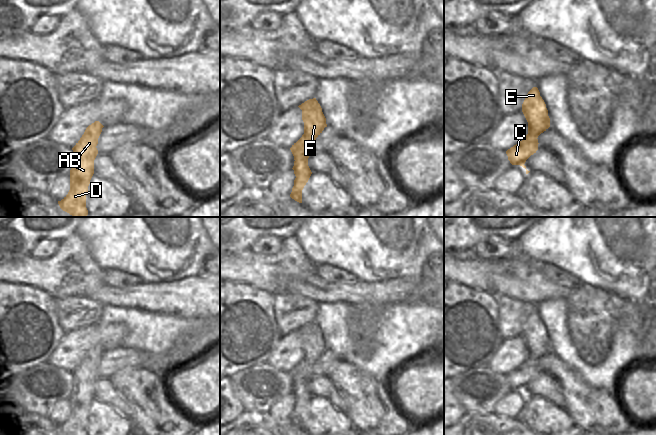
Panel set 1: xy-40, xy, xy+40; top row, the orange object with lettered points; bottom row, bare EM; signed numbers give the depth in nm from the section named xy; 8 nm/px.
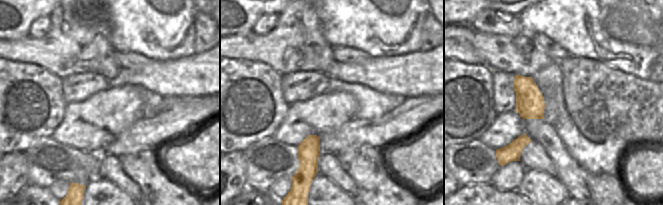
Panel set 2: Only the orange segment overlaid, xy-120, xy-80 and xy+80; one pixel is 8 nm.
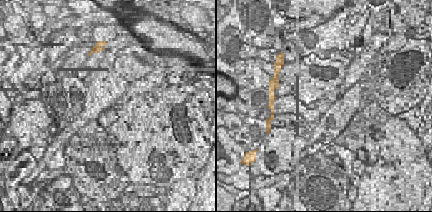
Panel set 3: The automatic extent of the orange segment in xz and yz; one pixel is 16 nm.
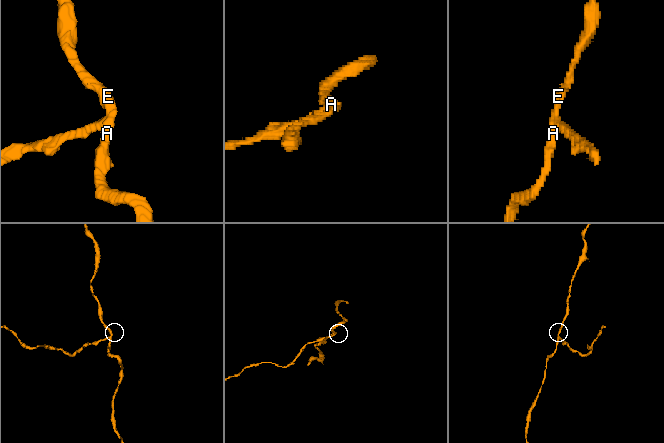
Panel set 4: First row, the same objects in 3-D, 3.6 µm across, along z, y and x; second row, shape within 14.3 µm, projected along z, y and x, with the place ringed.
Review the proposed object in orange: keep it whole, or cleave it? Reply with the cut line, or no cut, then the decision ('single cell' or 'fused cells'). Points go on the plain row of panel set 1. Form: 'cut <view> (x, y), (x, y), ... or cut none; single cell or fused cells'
cut xy (298, 364), (303, 372), (312, 366); fused cells

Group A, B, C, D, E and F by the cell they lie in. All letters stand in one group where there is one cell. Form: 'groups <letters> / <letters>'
groups A B D E F / C

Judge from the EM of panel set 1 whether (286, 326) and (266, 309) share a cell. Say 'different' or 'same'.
different

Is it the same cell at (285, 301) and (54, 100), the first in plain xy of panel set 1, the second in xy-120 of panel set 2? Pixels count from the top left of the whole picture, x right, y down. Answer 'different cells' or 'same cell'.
different cells

